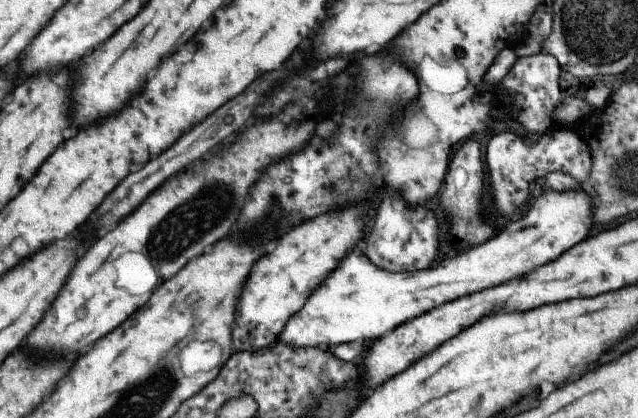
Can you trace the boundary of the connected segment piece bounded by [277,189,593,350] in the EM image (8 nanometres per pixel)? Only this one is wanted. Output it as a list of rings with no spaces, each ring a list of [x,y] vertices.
[[[544,190],[540,196],[533,200],[533,204],[524,216],[521,216],[509,226],[505,226],[499,234],[494,234],[489,240],[456,254],[452,258],[441,260],[433,268],[426,267],[425,270],[409,271],[404,273],[392,273],[377,268],[364,255],[361,246],[355,246],[349,250],[349,254],[343,256],[339,266],[333,270],[328,277],[325,277],[323,284],[317,286],[301,306],[301,310],[294,314],[283,326],[278,334],[277,340],[283,348],[322,348],[326,350],[337,344],[353,341],[373,342],[381,338],[383,334],[396,329],[397,326],[407,322],[416,316],[429,312],[442,304],[457,300],[467,294],[481,292],[499,286],[503,282],[509,282],[513,278],[524,277],[525,274],[537,270],[555,258],[559,258],[569,248],[587,238],[589,224],[593,220],[589,198],[583,192],[555,192],[555,190]]]

